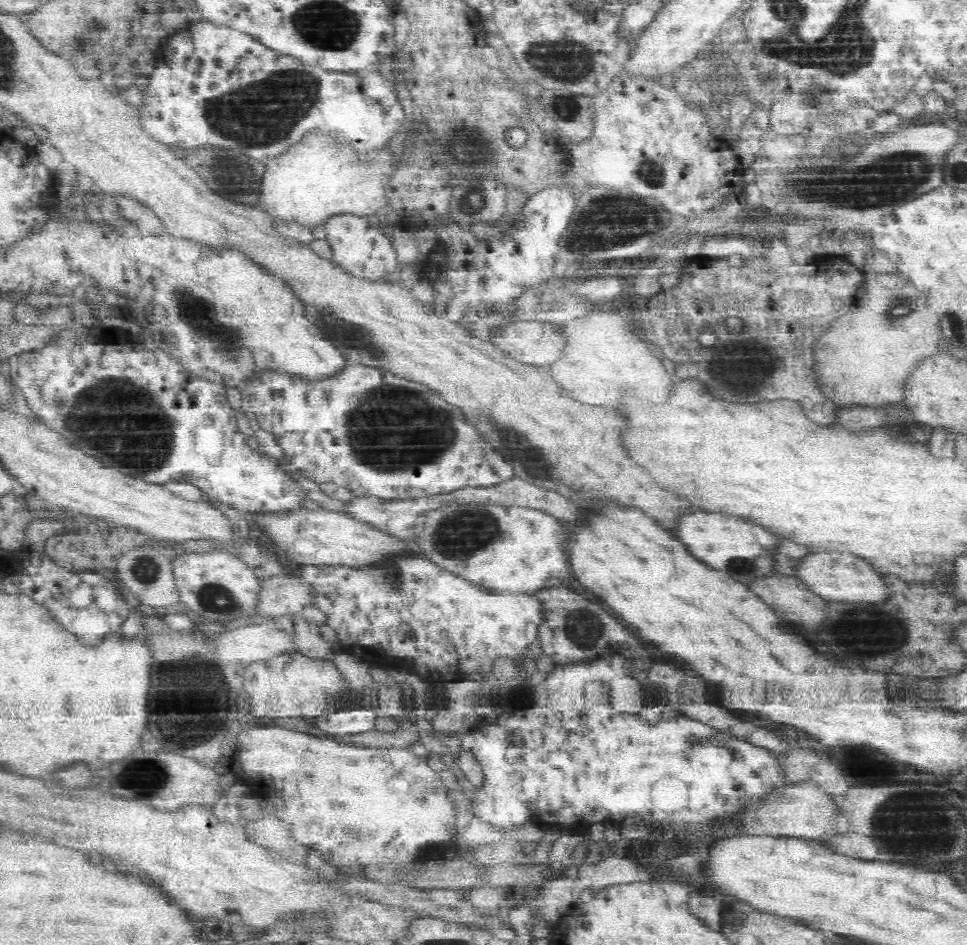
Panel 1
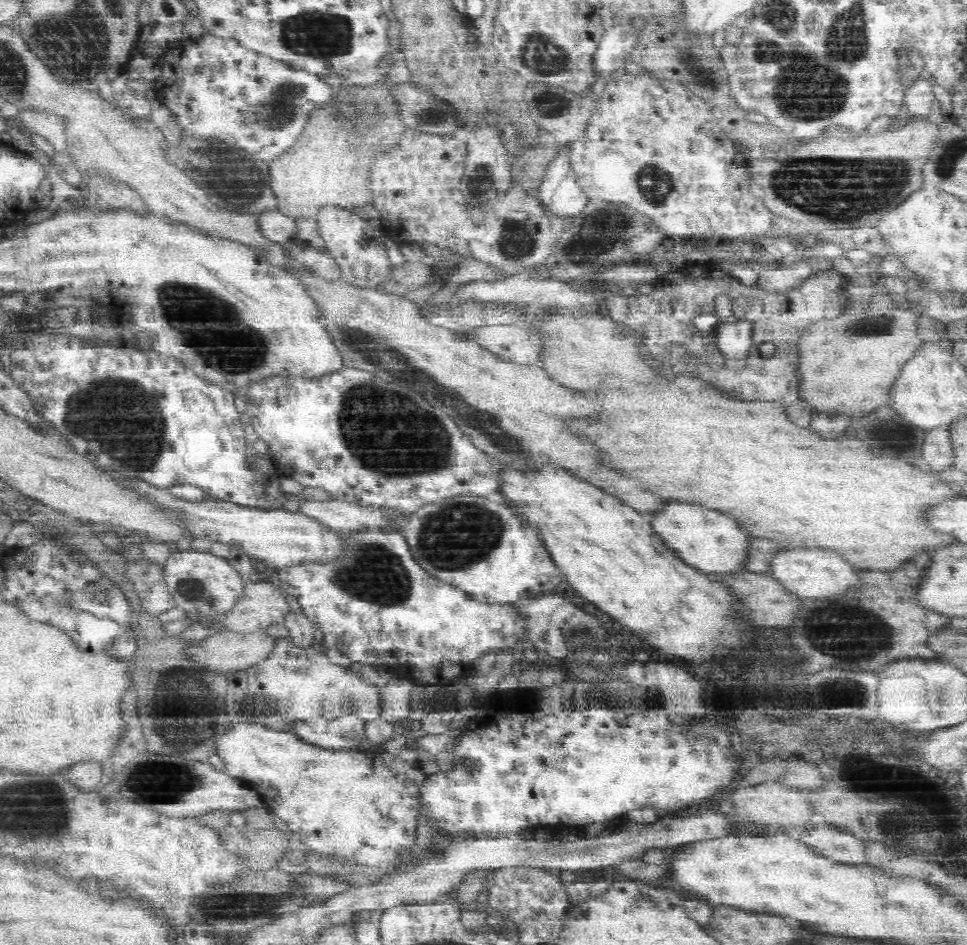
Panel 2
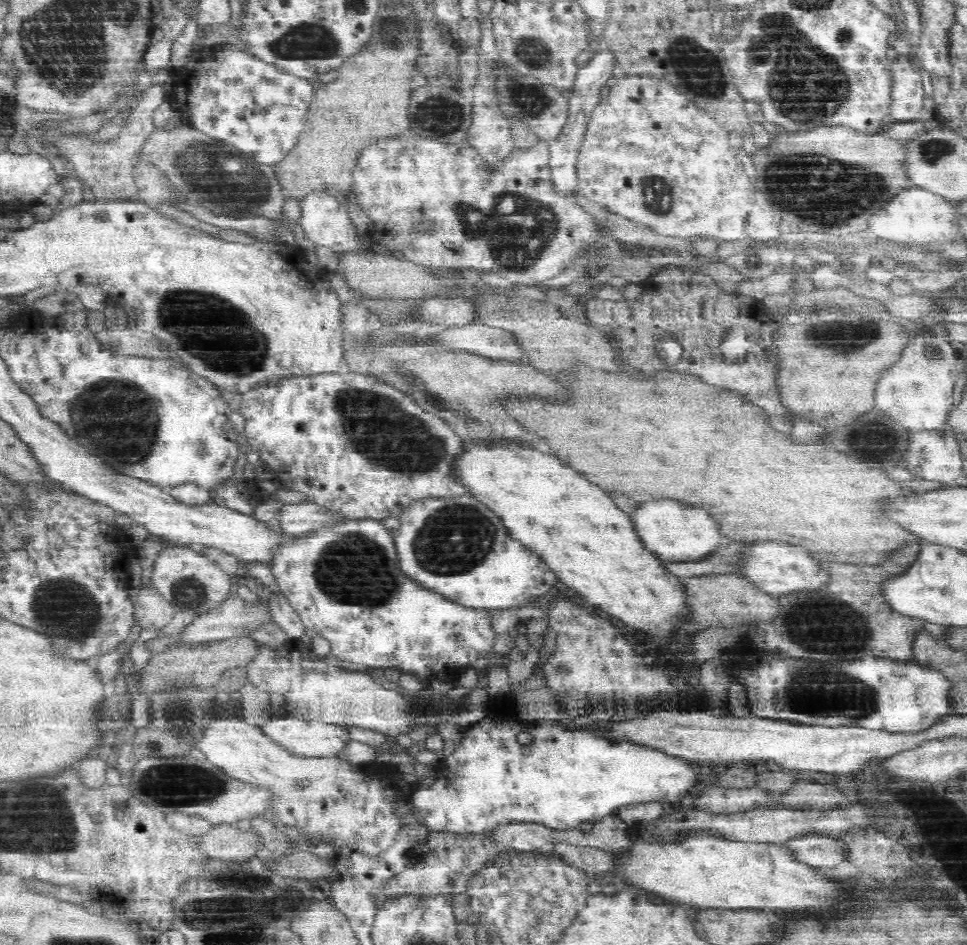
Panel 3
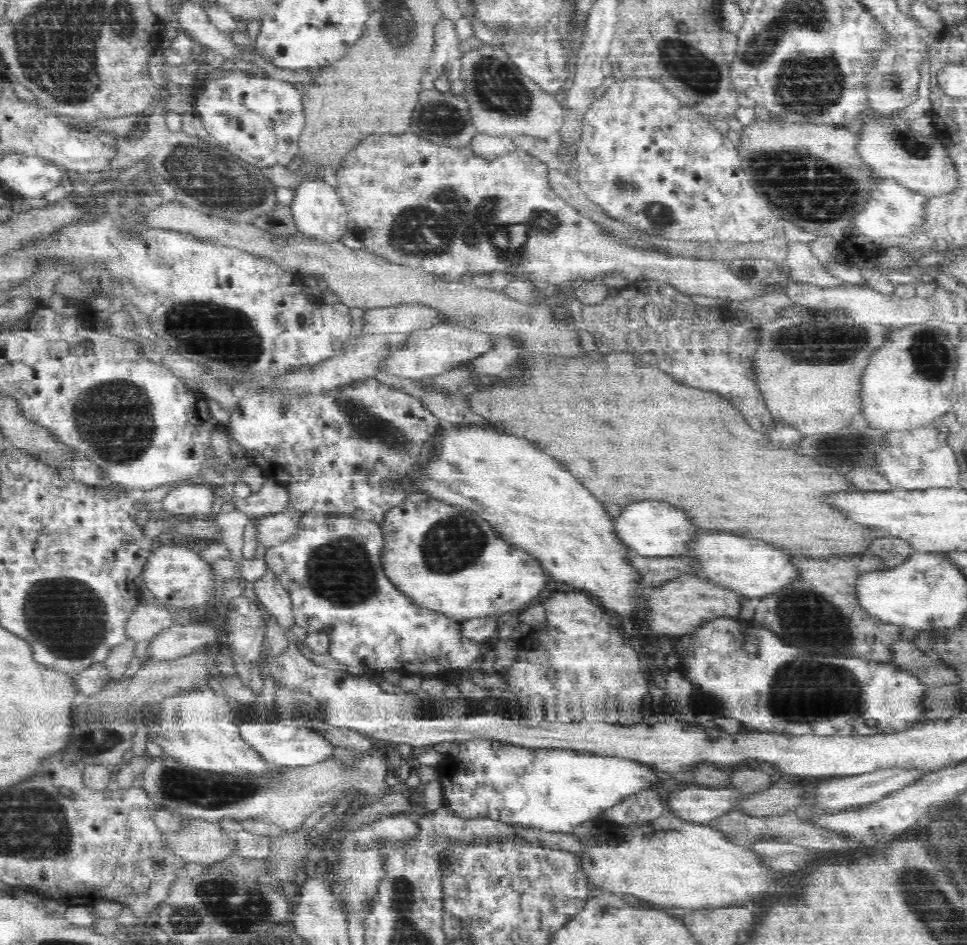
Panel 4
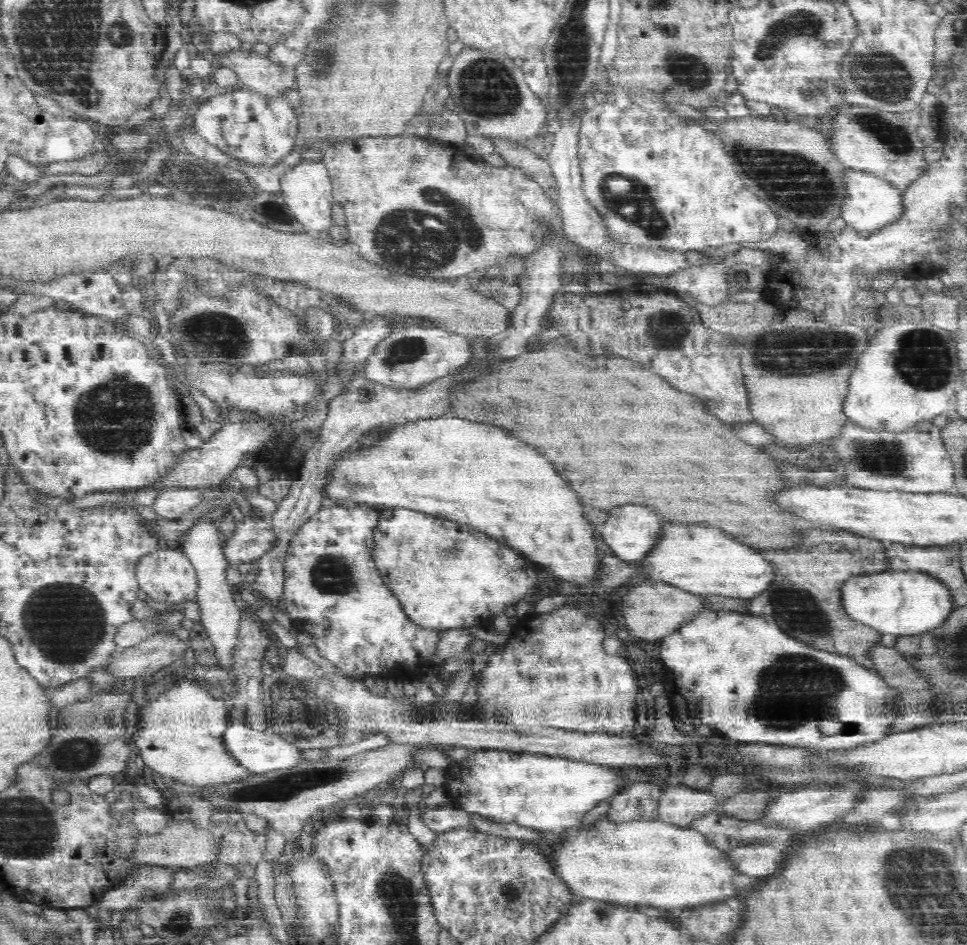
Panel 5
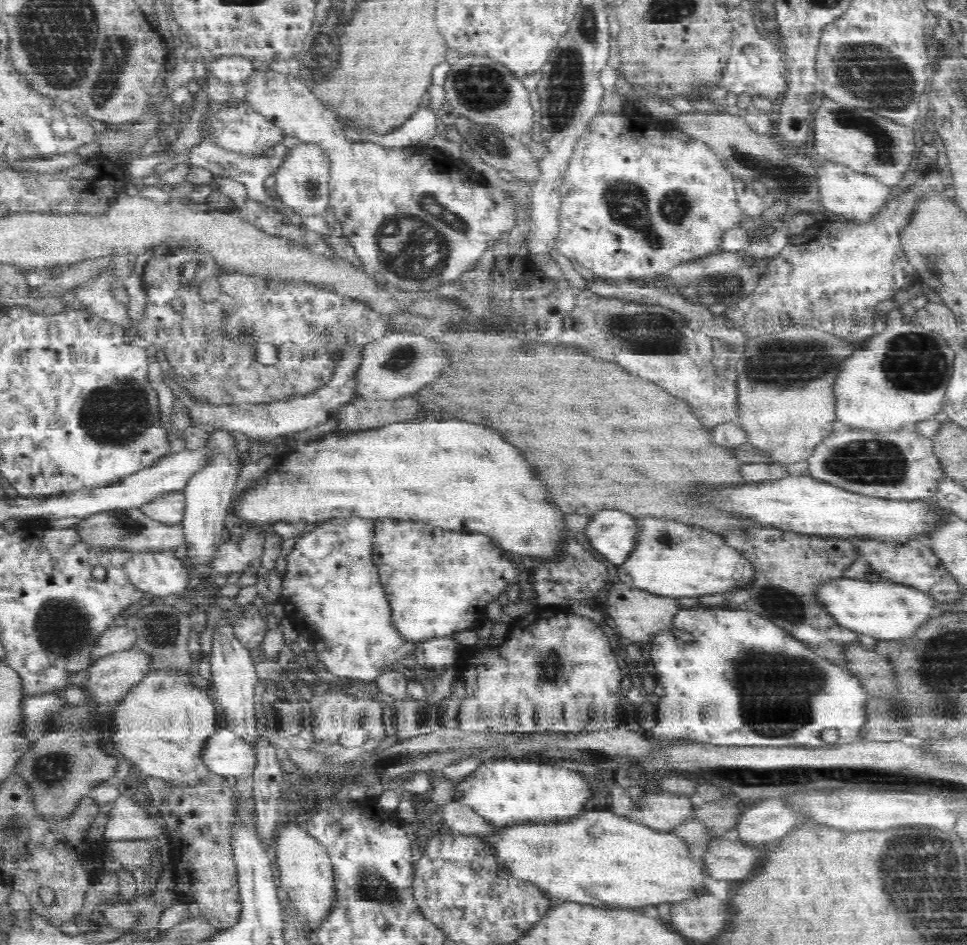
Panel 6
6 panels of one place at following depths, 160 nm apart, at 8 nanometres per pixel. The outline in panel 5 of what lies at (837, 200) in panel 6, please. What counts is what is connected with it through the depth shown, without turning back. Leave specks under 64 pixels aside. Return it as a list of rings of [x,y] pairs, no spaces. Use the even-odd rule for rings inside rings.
[[[850,170],[850,200],[842,209],[842,218],[848,222],[856,233],[868,234],[874,230],[880,230],[884,226],[896,224],[906,212],[906,205],[902,190],[892,186],[891,182],[876,176],[871,172]]]

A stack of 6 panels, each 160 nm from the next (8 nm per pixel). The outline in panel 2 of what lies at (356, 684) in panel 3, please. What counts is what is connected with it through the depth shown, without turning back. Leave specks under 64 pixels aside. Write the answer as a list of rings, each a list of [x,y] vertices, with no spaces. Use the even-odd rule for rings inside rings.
[[[287,637],[278,640],[266,660],[245,668],[244,674],[246,674],[249,691],[264,696],[265,700],[270,700],[272,704],[288,708],[286,710],[288,723],[342,716],[338,714],[342,700],[350,700],[358,708],[364,708],[356,716],[365,717],[366,720],[378,718],[381,712],[377,687],[365,682],[356,673],[350,671],[350,668],[334,664],[326,652],[315,650],[314,647],[298,648]]]

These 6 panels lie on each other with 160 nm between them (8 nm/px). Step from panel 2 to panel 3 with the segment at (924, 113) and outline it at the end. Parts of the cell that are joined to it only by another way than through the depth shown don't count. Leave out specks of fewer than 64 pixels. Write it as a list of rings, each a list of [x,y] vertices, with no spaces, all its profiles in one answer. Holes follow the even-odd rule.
[[[903,56],[893,61],[891,68],[896,80],[890,122],[920,120],[920,112],[922,112],[926,95],[922,89],[922,77],[918,69],[908,57]]]

